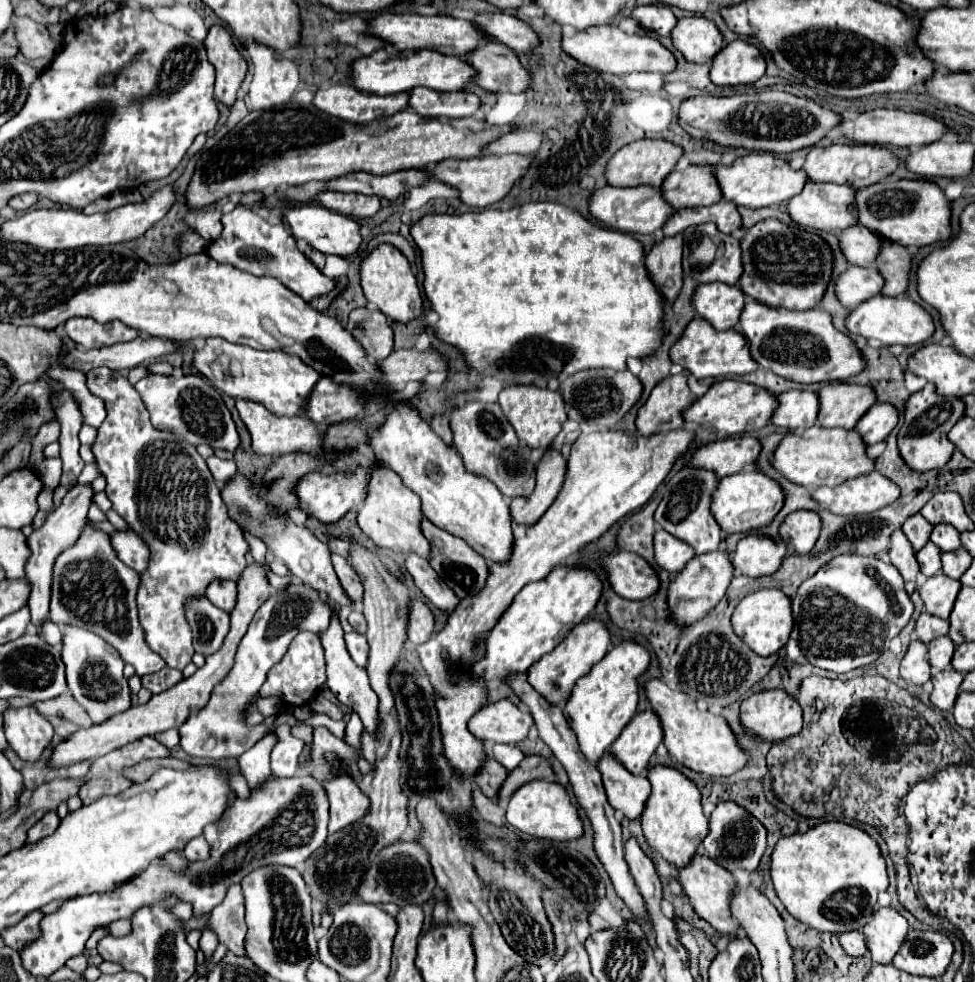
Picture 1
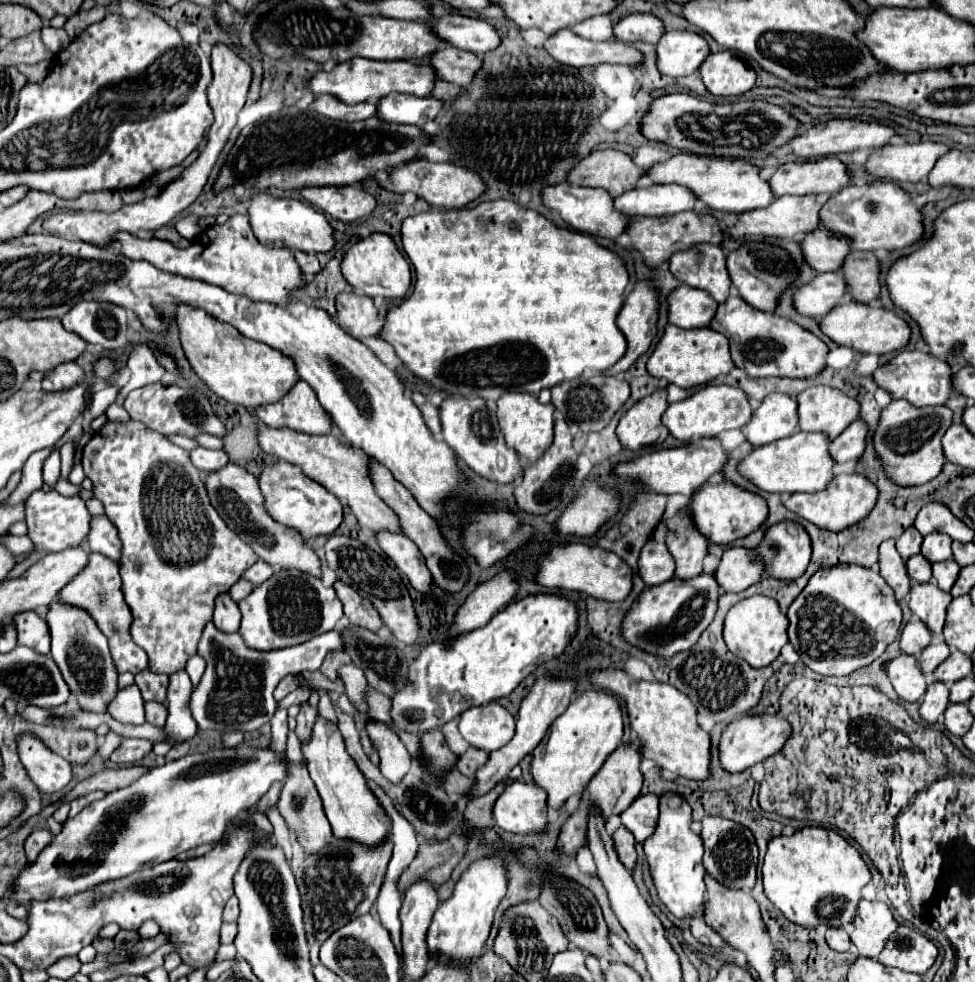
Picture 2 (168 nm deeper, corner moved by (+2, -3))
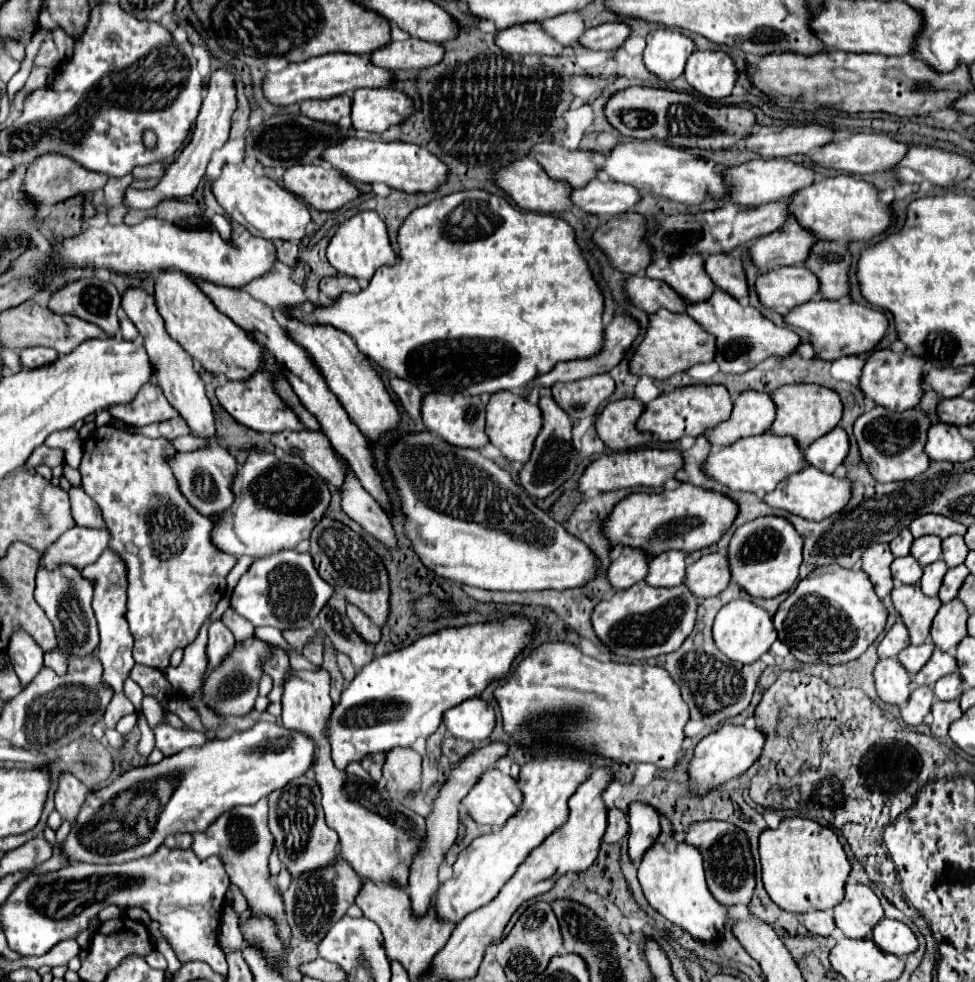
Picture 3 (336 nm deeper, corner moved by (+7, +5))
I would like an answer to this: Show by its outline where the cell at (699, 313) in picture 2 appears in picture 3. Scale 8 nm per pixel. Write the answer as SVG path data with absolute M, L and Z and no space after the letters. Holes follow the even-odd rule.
M628 276L626 294L636 308L648 314L658 312L660 308L666 308L670 312L686 312L688 308L688 302L684 302L684 298L680 298L672 286L646 276Z

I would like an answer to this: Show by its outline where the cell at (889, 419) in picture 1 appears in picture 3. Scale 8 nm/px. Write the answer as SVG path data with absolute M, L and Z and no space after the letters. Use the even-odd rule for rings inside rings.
M836 426L834 430L812 442L808 450L804 450L804 458L808 458L808 464L816 466L818 470L832 474L844 462L848 450L850 450L850 440L846 430L842 426Z

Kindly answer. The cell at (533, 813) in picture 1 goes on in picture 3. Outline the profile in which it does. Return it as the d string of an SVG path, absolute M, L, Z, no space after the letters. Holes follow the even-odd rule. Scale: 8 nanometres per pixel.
M488 770L468 792L462 806L478 824L500 828L520 812L522 802L524 794L512 776Z

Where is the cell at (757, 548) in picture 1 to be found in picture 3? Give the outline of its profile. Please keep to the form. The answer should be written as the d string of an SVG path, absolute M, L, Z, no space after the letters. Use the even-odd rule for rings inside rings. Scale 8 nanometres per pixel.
M706 554L686 570L686 584L698 598L710 598L720 594L730 582L728 554Z

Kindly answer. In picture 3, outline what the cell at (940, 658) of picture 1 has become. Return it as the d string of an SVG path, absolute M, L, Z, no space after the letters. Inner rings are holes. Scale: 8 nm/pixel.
M928 638L928 642L920 644L920 646L908 646L906 650L902 650L898 654L898 660L904 664L906 670L910 670L910 676L918 674L920 668L924 668L924 664L930 660L934 652L934 642Z

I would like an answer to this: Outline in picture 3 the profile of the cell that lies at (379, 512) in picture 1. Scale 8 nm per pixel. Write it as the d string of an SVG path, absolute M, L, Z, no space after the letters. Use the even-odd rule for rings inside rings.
M282 430L282 432L272 434L270 442L274 446L282 448L286 454L300 456L328 484L342 490L342 484L344 484L348 470L344 468L344 462L340 462L338 454L332 450L324 432L318 432L318 430L302 430L302 432Z

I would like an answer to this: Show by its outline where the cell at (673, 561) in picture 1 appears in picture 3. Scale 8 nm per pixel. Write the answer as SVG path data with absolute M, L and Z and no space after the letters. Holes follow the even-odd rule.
M618 546L612 550L612 564L608 568L608 578L616 590L626 590L648 576L650 556L644 550Z

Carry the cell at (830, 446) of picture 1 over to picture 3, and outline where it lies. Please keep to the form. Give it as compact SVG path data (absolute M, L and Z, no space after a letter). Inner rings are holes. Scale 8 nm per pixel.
M764 432L758 436L742 438L730 446L712 452L704 464L704 470L708 476L720 480L724 486L732 490L744 490L744 492L754 492L758 496L764 496L772 492L782 478L800 472L804 466L808 466L804 458L804 450L798 446L798 442L792 436L776 436Z

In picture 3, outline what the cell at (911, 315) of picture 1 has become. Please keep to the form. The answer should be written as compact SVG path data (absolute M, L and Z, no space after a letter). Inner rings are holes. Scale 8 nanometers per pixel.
M822 296L812 298L812 302L806 302L804 306L796 306L796 310L790 310L784 318L788 324L808 332L808 342L814 344L816 356L824 360L836 360L840 356L870 352L880 344L888 330L888 318L884 316L884 312L856 302L826 300Z

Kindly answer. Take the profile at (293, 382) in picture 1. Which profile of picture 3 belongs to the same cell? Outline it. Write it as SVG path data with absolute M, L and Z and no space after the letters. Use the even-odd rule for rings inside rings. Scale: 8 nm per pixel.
M166 270L156 278L156 306L166 322L168 334L202 364L208 374L224 374L226 380L246 380L264 368L262 348L226 314L208 300L192 280L180 272Z

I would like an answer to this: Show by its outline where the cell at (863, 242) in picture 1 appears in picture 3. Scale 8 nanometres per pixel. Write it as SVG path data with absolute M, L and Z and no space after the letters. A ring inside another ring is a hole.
M790 220L788 226L766 234L748 246L752 262L764 270L774 270L780 266L804 266L810 256L812 246L818 238L812 230Z

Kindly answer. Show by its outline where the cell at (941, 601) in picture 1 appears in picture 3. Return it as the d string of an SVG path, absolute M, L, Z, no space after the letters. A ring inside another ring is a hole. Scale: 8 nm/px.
M904 584L892 590L892 602L910 630L912 644L922 644L930 636L932 620L942 606L938 596L924 596L918 584Z

